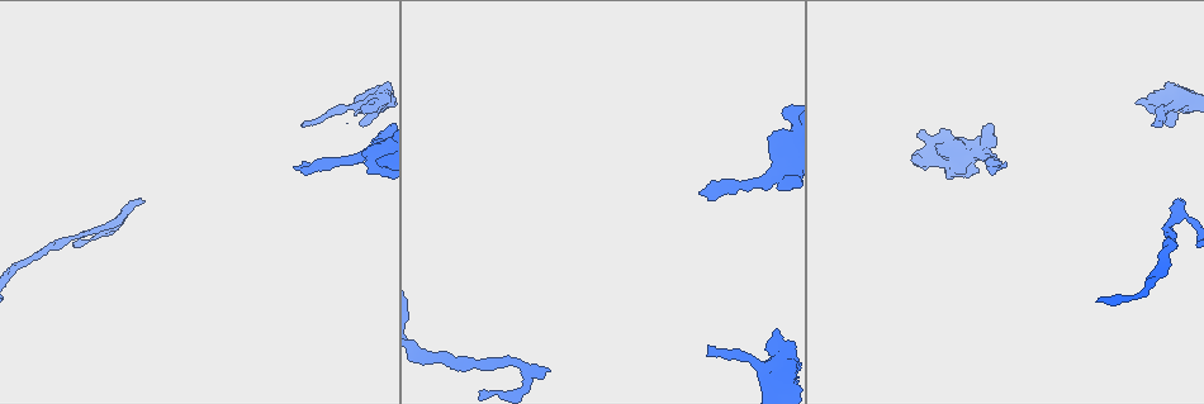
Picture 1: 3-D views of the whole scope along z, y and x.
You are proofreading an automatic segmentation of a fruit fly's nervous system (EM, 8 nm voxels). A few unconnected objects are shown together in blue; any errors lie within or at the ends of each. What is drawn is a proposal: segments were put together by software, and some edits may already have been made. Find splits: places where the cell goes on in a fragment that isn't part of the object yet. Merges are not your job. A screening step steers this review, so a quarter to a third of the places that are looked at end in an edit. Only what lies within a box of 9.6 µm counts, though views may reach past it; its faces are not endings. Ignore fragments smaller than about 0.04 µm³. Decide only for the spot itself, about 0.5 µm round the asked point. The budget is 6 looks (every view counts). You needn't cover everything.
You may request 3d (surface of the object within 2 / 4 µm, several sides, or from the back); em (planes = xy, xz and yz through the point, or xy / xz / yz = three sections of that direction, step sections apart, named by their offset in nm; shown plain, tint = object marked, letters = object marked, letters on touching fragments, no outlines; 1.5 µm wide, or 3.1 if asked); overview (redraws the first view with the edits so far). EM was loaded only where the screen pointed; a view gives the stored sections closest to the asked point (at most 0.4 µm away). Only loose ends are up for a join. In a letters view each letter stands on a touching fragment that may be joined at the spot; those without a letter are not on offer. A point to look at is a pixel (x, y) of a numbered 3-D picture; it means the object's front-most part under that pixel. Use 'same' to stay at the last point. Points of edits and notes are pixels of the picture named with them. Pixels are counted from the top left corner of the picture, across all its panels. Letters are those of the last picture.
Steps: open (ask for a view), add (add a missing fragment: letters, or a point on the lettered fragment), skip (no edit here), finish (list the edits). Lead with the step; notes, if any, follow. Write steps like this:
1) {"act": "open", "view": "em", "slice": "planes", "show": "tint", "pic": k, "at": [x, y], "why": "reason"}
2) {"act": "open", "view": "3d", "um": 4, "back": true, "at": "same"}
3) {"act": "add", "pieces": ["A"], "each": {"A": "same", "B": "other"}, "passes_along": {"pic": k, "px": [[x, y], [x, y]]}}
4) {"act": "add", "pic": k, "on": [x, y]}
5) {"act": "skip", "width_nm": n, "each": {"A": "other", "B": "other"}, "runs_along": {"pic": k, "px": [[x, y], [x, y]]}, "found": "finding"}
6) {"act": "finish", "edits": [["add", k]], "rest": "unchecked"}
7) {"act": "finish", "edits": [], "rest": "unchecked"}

{"act": "open", "view": "3d", "um": 2, "back": true, "pic": 1, "at": [296, 167], "why": "branch stops here"}

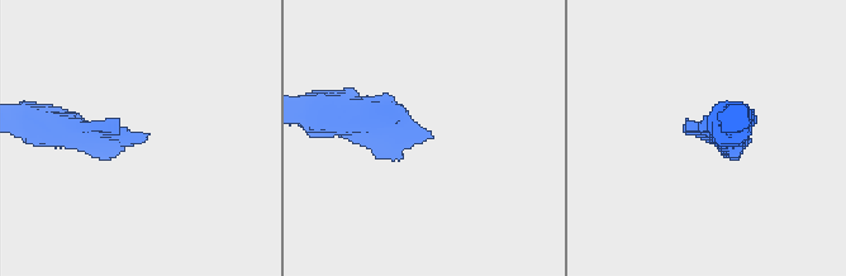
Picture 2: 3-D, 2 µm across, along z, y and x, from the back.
{"act": "open", "view": "em", "slice": "planes", "show": "letters", "pic": 2, "at": [430, 134], "why": "now the EM"}

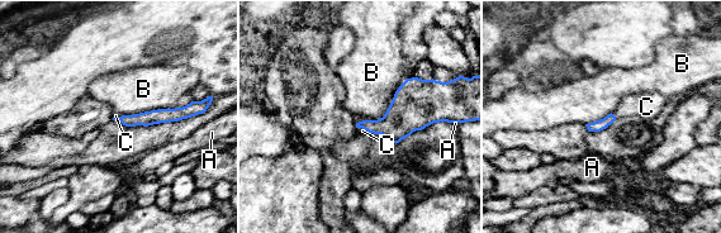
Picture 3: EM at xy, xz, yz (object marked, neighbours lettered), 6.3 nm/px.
{"act": "add", "pieces": ["C"], "each": {"A": "other", "B": "other", "C": "same"}, "found": "the cell continues"}

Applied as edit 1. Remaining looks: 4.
{"act": "open", "view": "3d", "um": 4, "pic": 1, "at": [944, 155], "why": "thick end"}

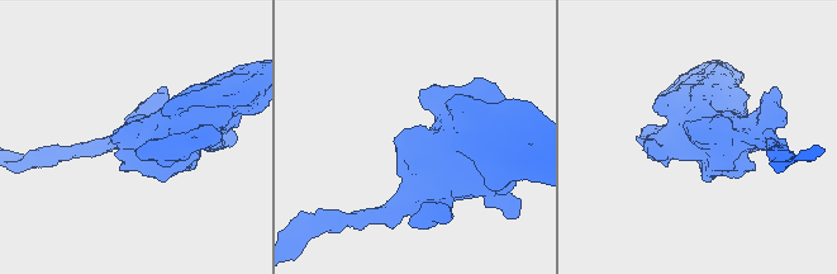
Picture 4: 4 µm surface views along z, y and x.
{"act": "open", "view": "em", "slice": "planes", "show": "plain", "pic": 4, "at": [697, 138], "why": "now the EM"}

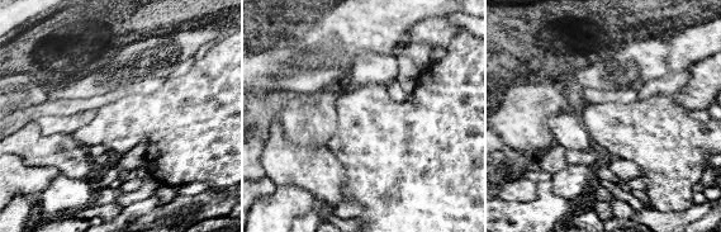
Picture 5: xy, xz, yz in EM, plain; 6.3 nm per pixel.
{"act": "open", "view": "em", "slice": "planes", "show": "letters", "at": "same", "why": "what lies round it"}

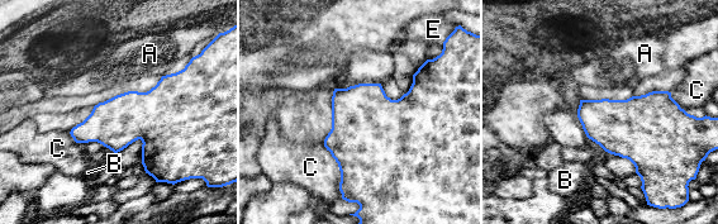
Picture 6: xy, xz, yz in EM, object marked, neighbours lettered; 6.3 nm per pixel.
{"act": "skip", "each": {"A": "other", "B": "other", "C": "other", "E": "other"}, "border": {"pic": 6, "px": [[326, 149], [337, 163], [342, 195]]}, "found": "no lettered fragment goes on from it"}

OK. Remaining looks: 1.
{"act": "finish", "edits": [["add", 3]], "rest": "unchecked"}

